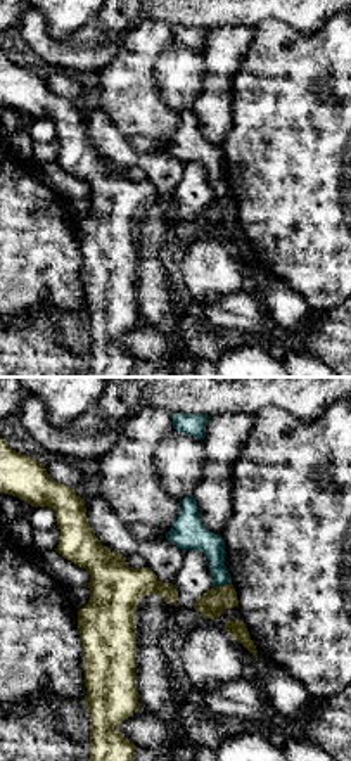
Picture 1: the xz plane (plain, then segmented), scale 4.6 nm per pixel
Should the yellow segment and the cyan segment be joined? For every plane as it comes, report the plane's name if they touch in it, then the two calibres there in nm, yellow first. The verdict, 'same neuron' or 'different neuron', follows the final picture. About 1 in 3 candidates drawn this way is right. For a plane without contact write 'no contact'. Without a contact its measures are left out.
contact in xz; calibres 120 and 110 nm

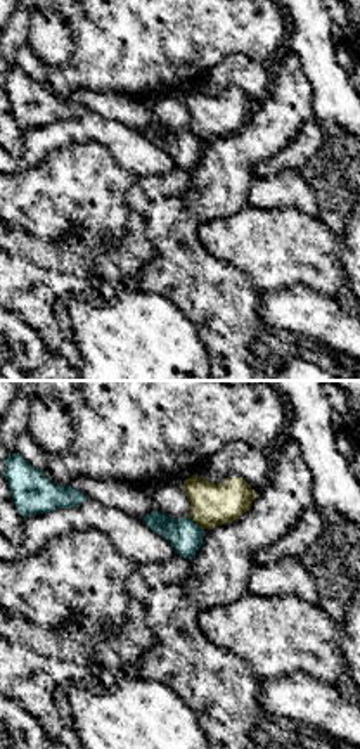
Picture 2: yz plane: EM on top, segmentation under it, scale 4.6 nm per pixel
contact in yz; calibres 190 and 160 nm

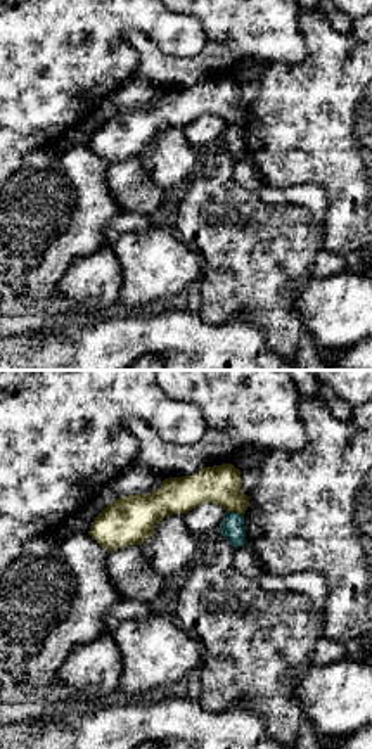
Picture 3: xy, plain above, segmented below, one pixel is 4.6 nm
contact in xy; calibres 180 and 110 nm

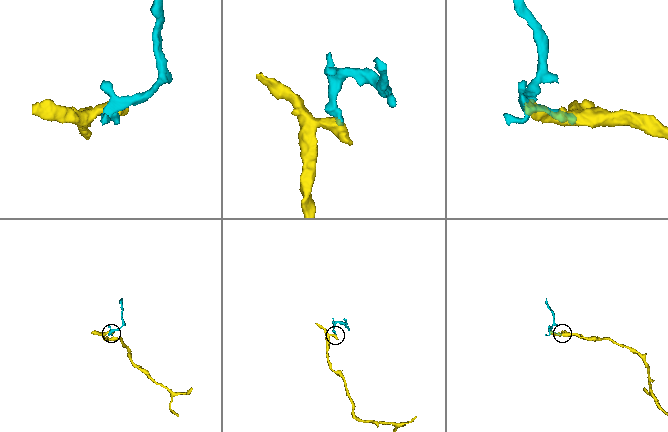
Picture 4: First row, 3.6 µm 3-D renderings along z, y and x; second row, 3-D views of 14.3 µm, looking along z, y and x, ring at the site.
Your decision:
different neuron

